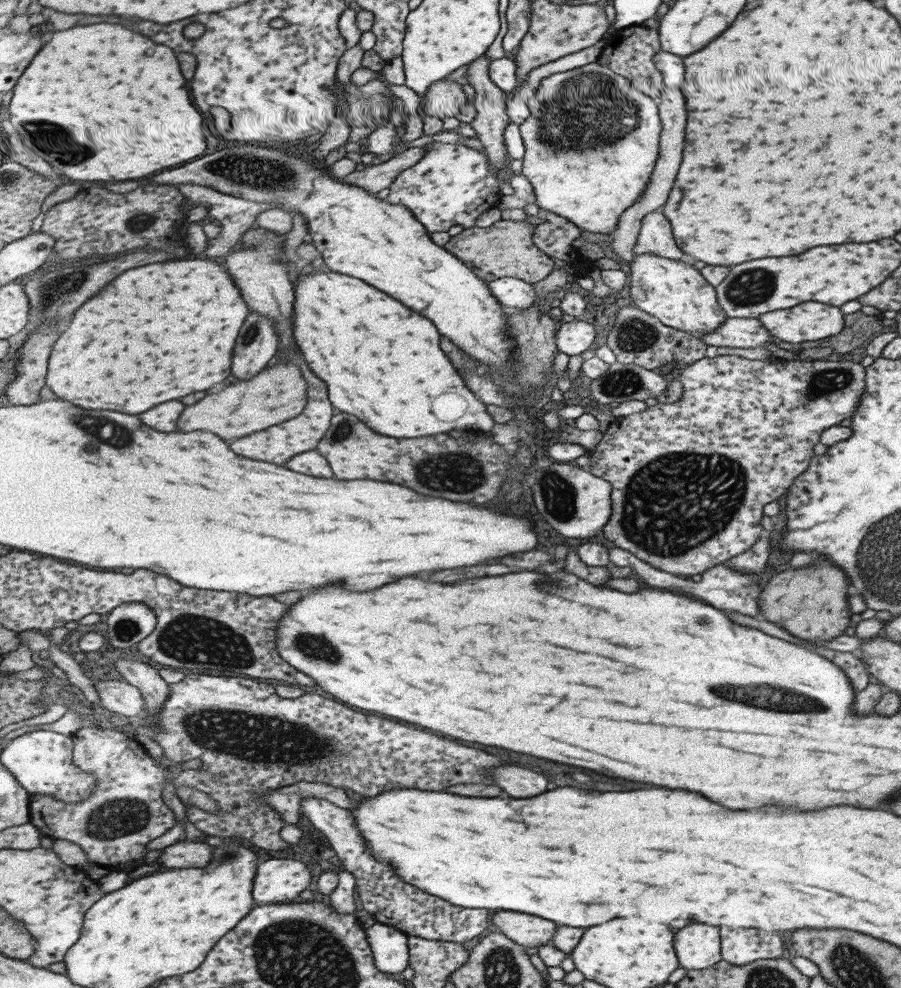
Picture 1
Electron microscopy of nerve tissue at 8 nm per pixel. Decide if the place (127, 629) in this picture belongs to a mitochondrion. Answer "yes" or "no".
yes

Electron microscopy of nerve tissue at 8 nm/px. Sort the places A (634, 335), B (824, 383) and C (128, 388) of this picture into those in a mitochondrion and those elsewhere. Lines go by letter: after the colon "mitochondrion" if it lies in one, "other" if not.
A: mitochondrion
B: mitochondrion
C: other

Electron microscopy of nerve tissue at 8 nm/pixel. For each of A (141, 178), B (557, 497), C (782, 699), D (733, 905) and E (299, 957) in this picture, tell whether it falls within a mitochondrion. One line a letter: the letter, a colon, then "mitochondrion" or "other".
A: other
B: mitochondrion
C: mitochondrion
D: other
E: mitochondrion

